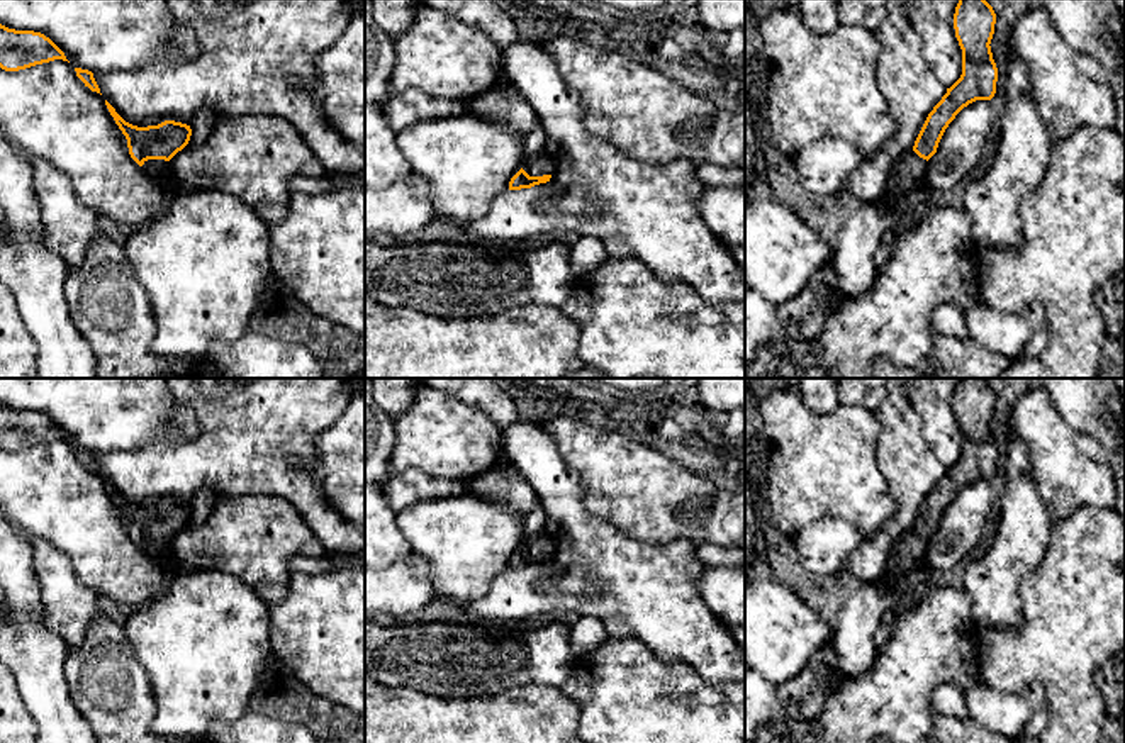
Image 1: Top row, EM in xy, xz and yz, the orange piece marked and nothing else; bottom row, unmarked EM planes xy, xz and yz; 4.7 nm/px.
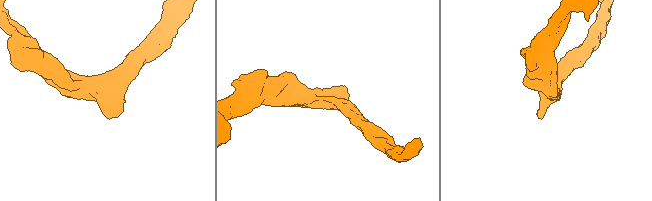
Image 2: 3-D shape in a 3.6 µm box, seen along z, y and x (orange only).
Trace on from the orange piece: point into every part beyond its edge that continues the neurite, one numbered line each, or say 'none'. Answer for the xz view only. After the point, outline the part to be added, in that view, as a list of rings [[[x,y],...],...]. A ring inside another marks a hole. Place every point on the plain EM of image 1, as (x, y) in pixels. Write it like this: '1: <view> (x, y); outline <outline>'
1: xz (543, 543); outline [[[541,531],[540,534],[524,539],[521,548],[529,556],[543,556],[543,555],[553,555],[557,550],[557,545],[558,543],[551,534]]]

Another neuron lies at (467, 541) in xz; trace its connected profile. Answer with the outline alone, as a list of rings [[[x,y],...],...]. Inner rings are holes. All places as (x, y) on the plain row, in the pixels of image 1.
[[[472,492],[436,500],[421,500],[397,512],[397,526],[429,567],[438,597],[475,601],[489,594],[492,582],[509,570],[511,558],[524,543],[524,517],[504,504],[492,504]]]

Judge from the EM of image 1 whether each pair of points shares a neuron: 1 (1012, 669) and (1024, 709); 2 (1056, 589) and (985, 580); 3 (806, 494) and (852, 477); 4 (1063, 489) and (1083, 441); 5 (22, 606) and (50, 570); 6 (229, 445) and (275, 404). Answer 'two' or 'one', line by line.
1: two
2: two
3: one
4: two
5: two
6: one

